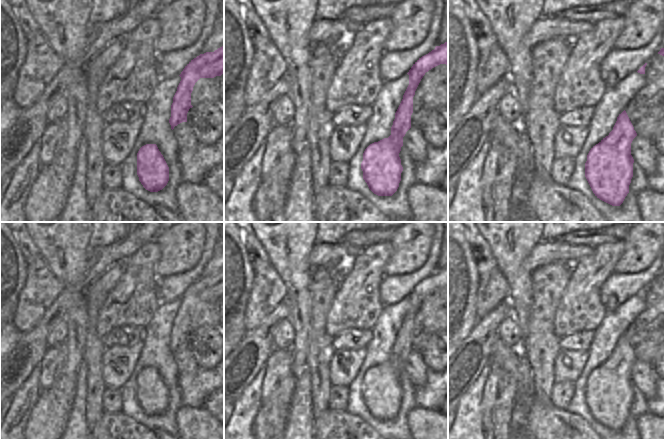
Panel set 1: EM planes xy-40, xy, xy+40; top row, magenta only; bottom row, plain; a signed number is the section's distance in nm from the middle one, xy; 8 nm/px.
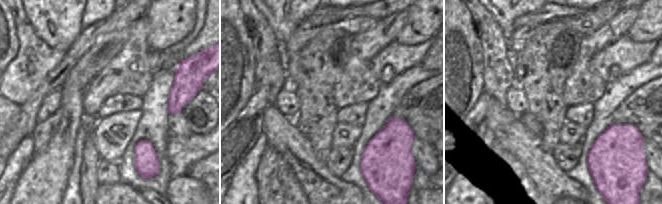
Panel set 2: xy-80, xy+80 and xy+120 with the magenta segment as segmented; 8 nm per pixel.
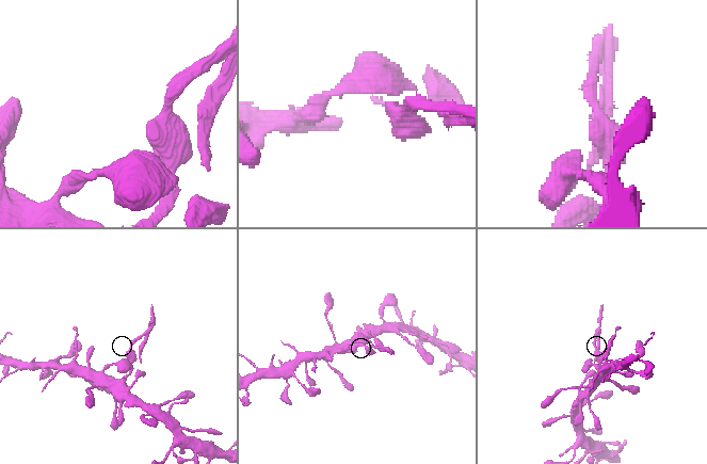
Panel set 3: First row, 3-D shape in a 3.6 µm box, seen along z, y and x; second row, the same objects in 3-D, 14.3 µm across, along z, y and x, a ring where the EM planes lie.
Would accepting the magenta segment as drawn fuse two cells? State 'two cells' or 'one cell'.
two cells

